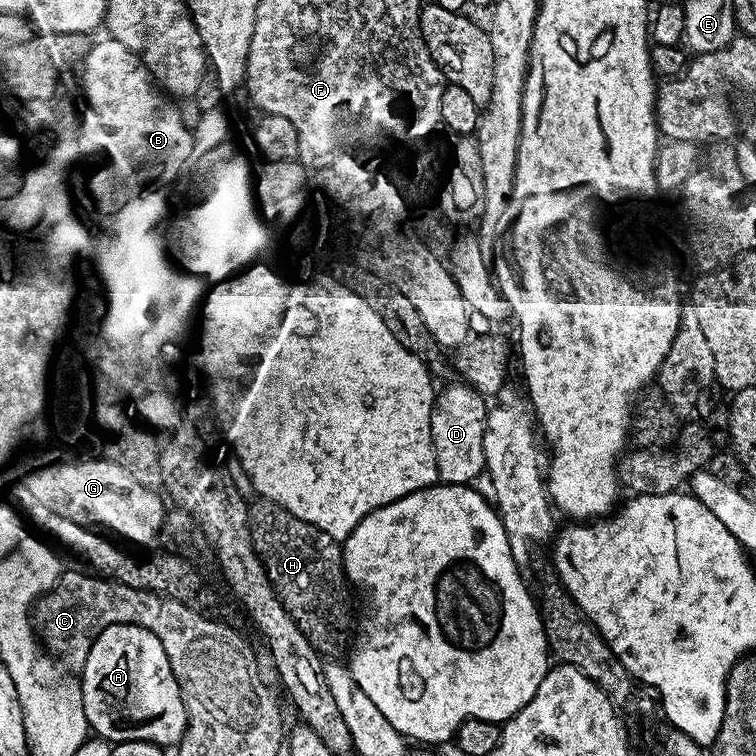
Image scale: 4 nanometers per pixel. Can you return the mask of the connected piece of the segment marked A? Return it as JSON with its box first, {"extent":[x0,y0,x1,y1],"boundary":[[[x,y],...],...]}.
{"extent":[78,624,188,746],"boundary":[[[115,624],[92,643],[92,649],[82,669],[84,682],[78,686],[79,703],[84,703],[84,716],[95,735],[113,745],[125,744],[131,740],[149,740],[161,746],[179,745],[188,729],[188,711],[179,692],[178,682],[170,666],[163,643],[139,624]]]}

